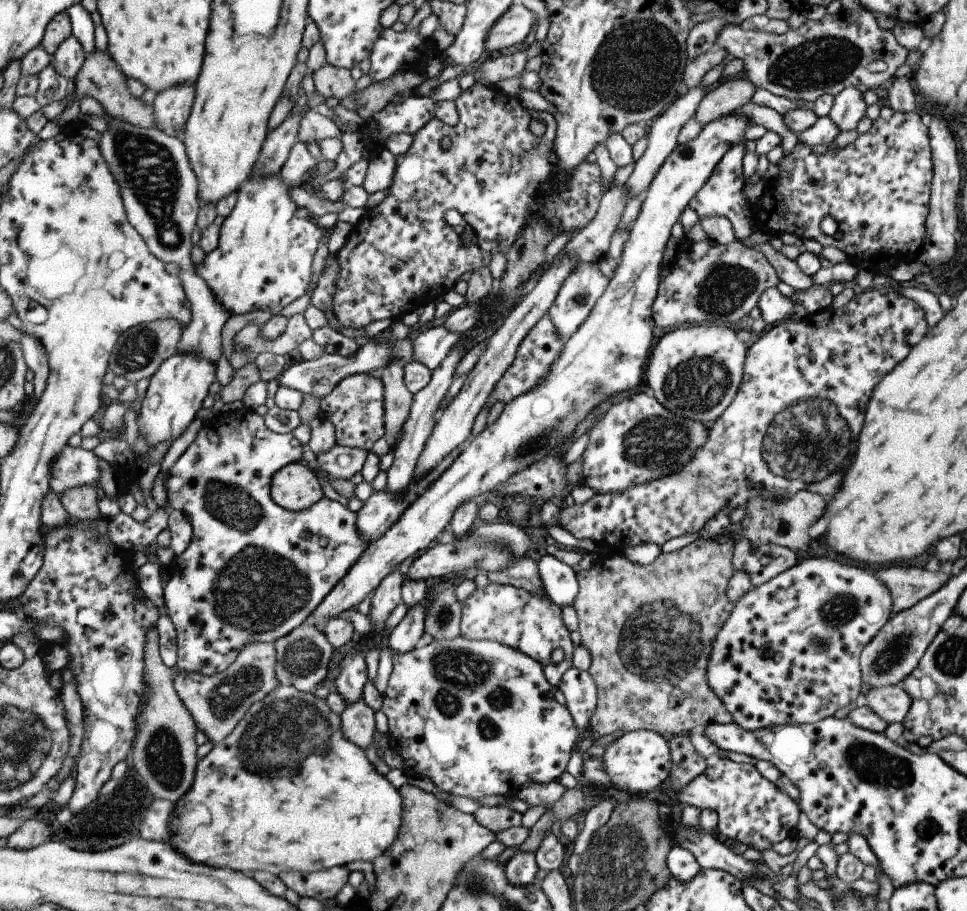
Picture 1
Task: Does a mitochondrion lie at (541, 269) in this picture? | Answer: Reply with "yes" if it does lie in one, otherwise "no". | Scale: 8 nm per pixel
no

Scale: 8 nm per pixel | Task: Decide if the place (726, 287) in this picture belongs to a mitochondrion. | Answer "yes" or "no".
yes

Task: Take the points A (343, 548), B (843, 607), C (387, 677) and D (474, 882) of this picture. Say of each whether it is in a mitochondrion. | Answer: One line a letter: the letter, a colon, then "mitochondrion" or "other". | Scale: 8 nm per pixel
A: other
B: mitochondrion
C: other
D: mitochondrion

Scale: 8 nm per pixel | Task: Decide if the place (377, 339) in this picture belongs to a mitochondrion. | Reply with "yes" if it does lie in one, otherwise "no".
no

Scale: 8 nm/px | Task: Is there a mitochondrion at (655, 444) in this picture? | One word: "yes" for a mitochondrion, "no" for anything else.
yes

